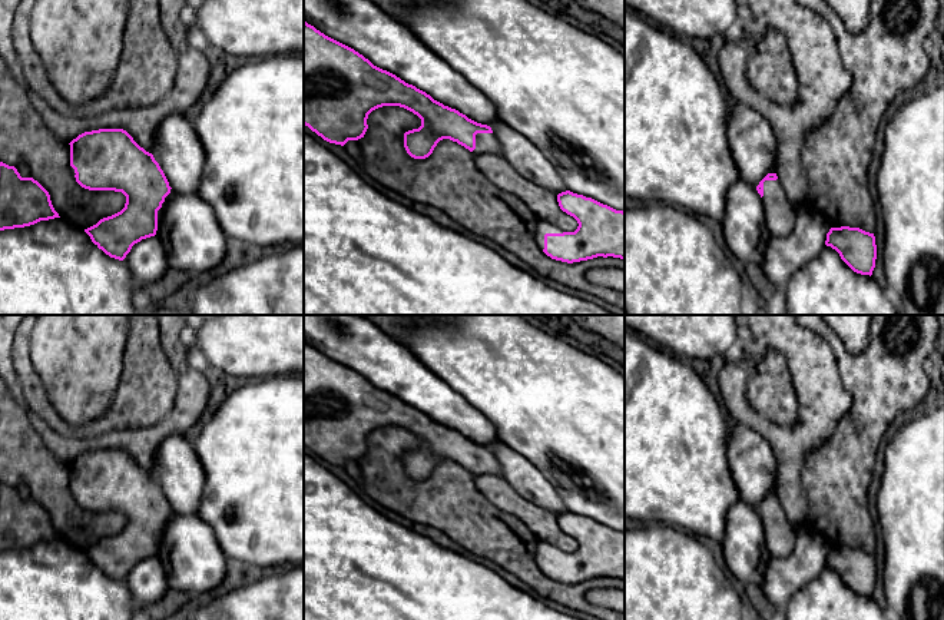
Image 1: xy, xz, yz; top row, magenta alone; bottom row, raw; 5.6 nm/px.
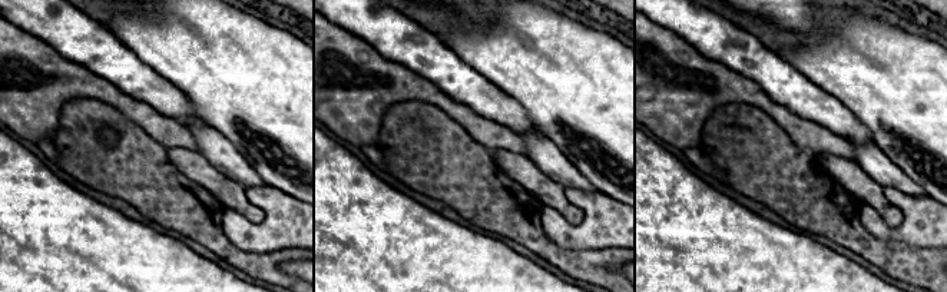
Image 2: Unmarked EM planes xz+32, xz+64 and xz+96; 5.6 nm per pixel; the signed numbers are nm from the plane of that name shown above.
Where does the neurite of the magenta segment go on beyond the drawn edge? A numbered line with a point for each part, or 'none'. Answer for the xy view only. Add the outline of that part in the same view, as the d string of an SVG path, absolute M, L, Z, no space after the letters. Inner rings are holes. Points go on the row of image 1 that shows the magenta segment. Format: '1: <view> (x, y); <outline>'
none

